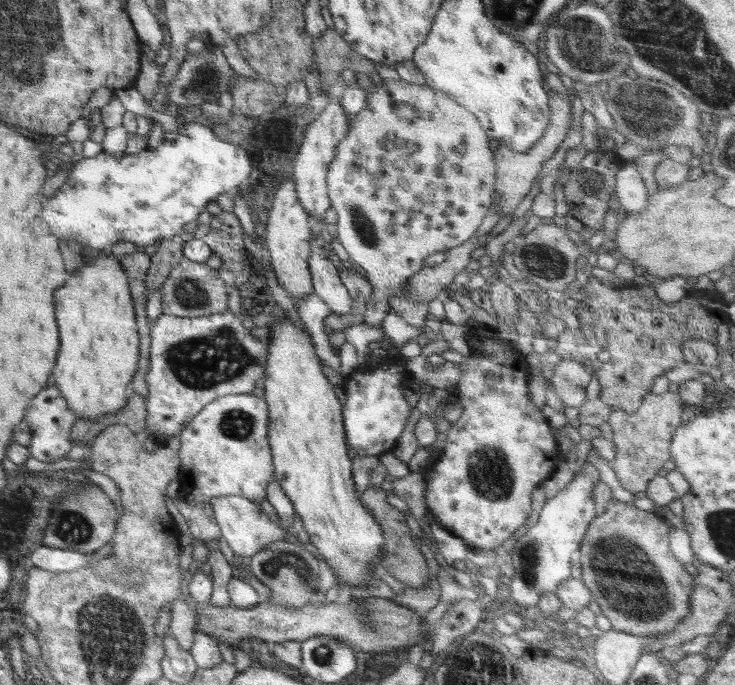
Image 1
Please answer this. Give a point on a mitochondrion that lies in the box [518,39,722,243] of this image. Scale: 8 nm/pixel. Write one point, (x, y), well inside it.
(649, 111)

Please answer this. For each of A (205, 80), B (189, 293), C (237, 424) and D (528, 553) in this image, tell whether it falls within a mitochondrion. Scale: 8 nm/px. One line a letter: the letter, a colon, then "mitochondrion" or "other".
A: mitochondrion
B: mitochondrion
C: mitochondrion
D: mitochondrion

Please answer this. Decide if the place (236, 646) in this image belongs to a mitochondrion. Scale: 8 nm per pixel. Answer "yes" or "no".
no

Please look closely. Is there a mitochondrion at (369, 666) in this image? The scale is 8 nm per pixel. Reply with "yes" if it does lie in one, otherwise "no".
no

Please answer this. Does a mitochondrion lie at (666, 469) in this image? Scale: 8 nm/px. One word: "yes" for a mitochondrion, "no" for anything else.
no

